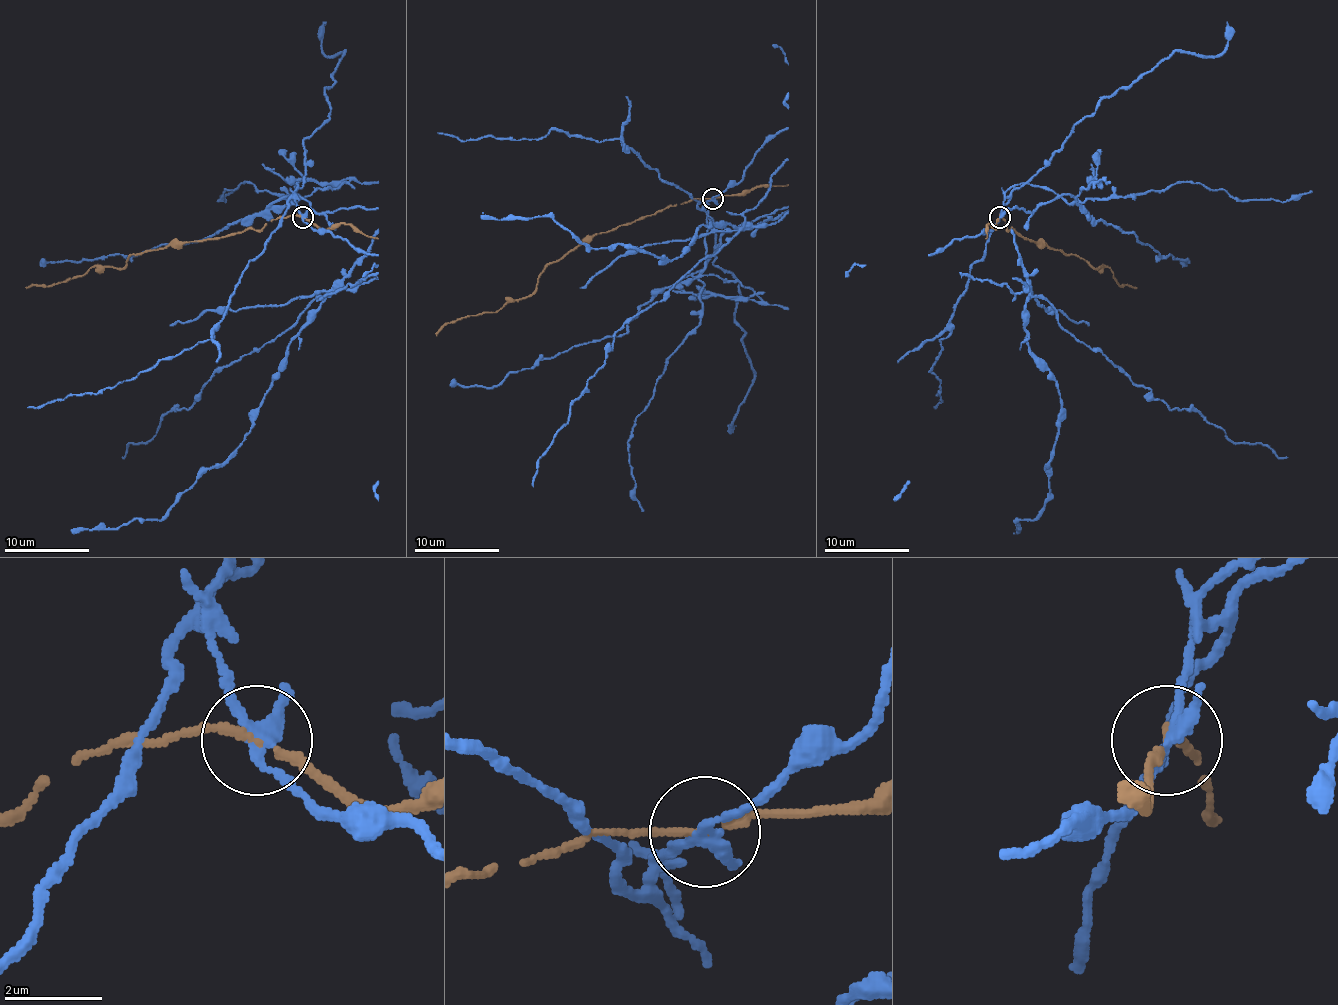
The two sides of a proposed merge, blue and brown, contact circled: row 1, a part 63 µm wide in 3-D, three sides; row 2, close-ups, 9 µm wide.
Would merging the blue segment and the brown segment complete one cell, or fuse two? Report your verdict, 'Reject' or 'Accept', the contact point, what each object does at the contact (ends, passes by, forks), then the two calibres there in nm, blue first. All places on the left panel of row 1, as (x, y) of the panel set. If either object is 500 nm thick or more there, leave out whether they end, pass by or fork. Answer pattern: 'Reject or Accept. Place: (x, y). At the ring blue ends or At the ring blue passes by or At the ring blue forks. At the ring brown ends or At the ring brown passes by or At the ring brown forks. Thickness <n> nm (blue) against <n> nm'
Reject. Place: (302, 217). At the ring blue forks. At the ring brown passes by. Thickness 220 nm (blue) against 140 nm

